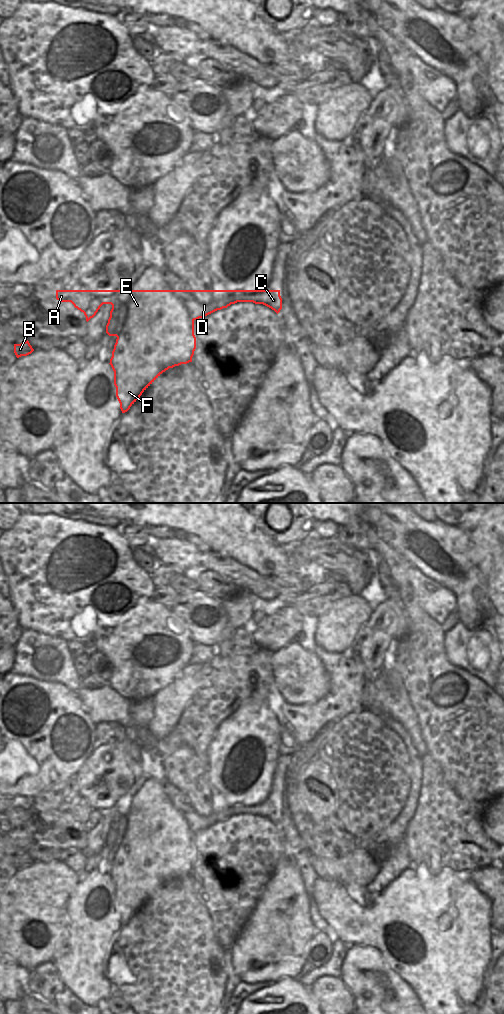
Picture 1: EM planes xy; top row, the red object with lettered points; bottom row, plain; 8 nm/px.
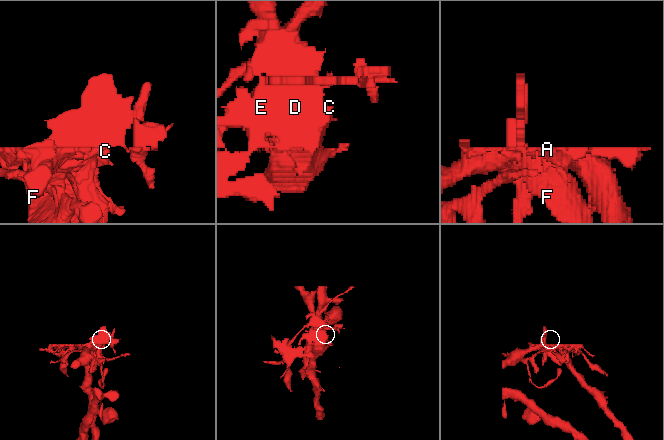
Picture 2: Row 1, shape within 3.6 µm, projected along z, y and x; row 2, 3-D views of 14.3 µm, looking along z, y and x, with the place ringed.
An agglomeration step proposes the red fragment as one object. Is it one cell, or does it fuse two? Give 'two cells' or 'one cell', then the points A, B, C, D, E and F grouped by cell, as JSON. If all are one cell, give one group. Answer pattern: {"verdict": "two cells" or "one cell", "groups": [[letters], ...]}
{"verdict": "two cells", "groups": [["A", "B", "E", "F"], ["C", "D"]]}

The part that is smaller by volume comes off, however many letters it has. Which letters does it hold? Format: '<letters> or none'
A, B, E, F

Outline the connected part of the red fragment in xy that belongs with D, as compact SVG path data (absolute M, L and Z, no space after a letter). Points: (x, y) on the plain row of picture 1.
M176 802L176 808L184 813L193 832L203 830L237 814L263 816L277 826L282 821L280 802L236 802L234 810L214 810L212 802Z

